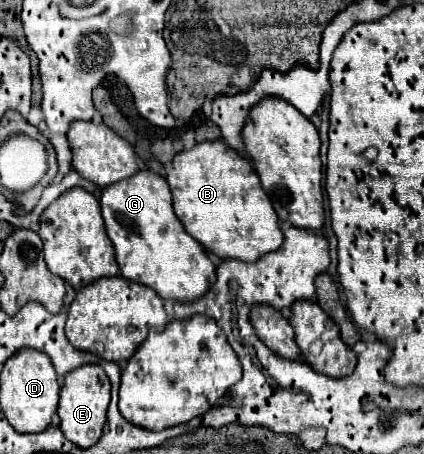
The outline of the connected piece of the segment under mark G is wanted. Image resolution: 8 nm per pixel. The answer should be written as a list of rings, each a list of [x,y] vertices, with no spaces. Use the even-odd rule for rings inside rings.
[[[142,169],[124,181],[104,187],[100,205],[102,205],[102,219],[106,223],[106,233],[116,249],[116,261],[120,265],[122,277],[148,285],[162,299],[174,299],[174,301],[194,301],[202,297],[216,281],[216,273],[214,273],[216,267],[208,259],[204,247],[186,233],[180,219],[172,211],[172,197],[170,197],[170,187],[166,183],[166,177],[150,169]]]

